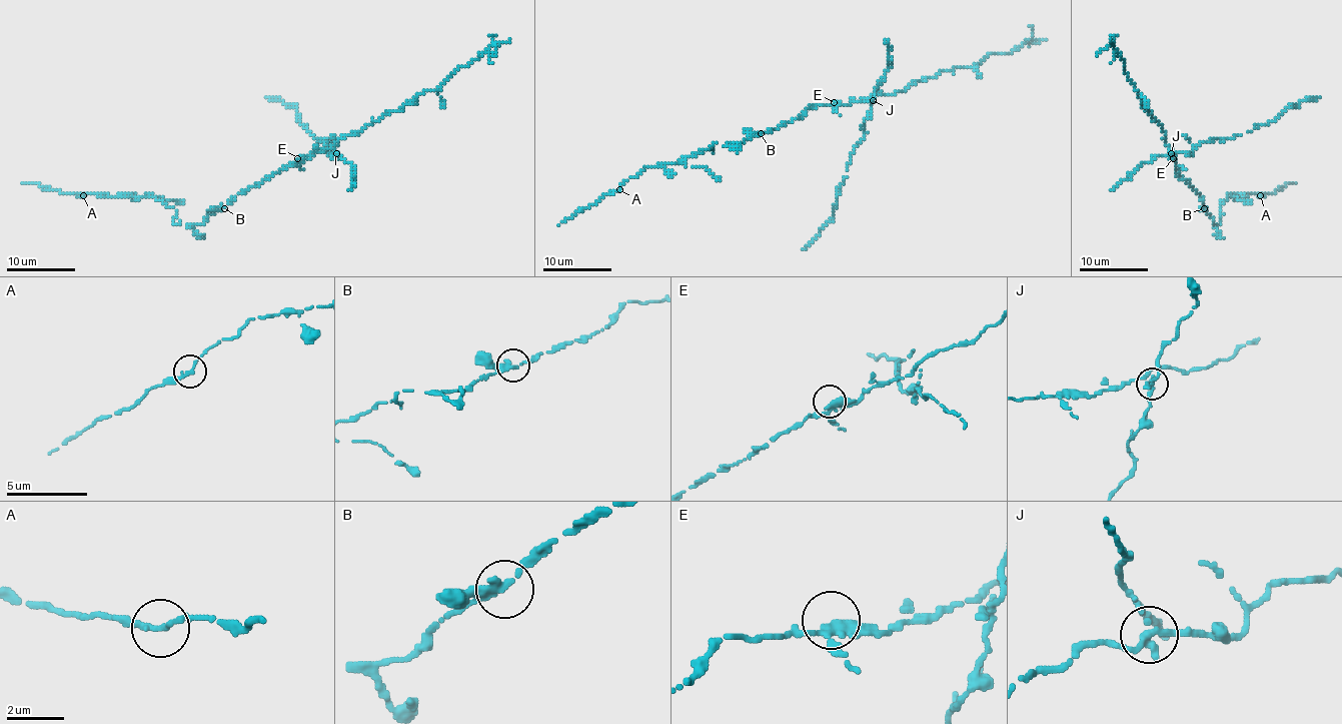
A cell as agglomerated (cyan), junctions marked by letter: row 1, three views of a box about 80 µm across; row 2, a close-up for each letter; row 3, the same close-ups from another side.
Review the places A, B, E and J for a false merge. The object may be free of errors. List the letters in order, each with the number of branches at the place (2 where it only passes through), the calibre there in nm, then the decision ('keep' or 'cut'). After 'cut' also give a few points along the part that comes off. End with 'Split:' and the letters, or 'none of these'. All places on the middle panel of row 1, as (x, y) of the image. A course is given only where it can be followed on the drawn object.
A: 2 branches meet; 240 nm thick; keep
B: 3 branches meet; 240 nm thick; keep
E: 3 branches meet; 280 nm thick; keep
J: 3 branches meet; 240 nm thick; cut; foreign part runs (872, 100), (872, 109), (862, 128), (865, 137), (853, 150), (834, 214), (807, 248), (804, 248)
Split: J

